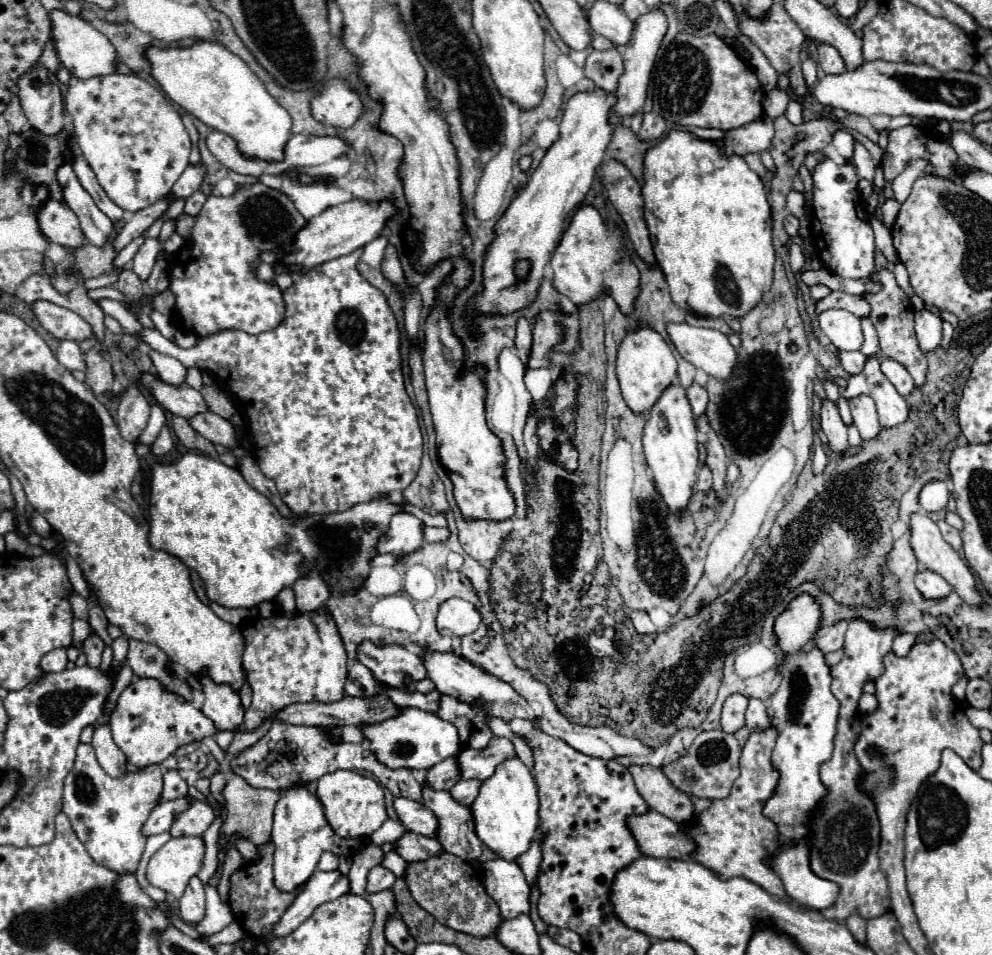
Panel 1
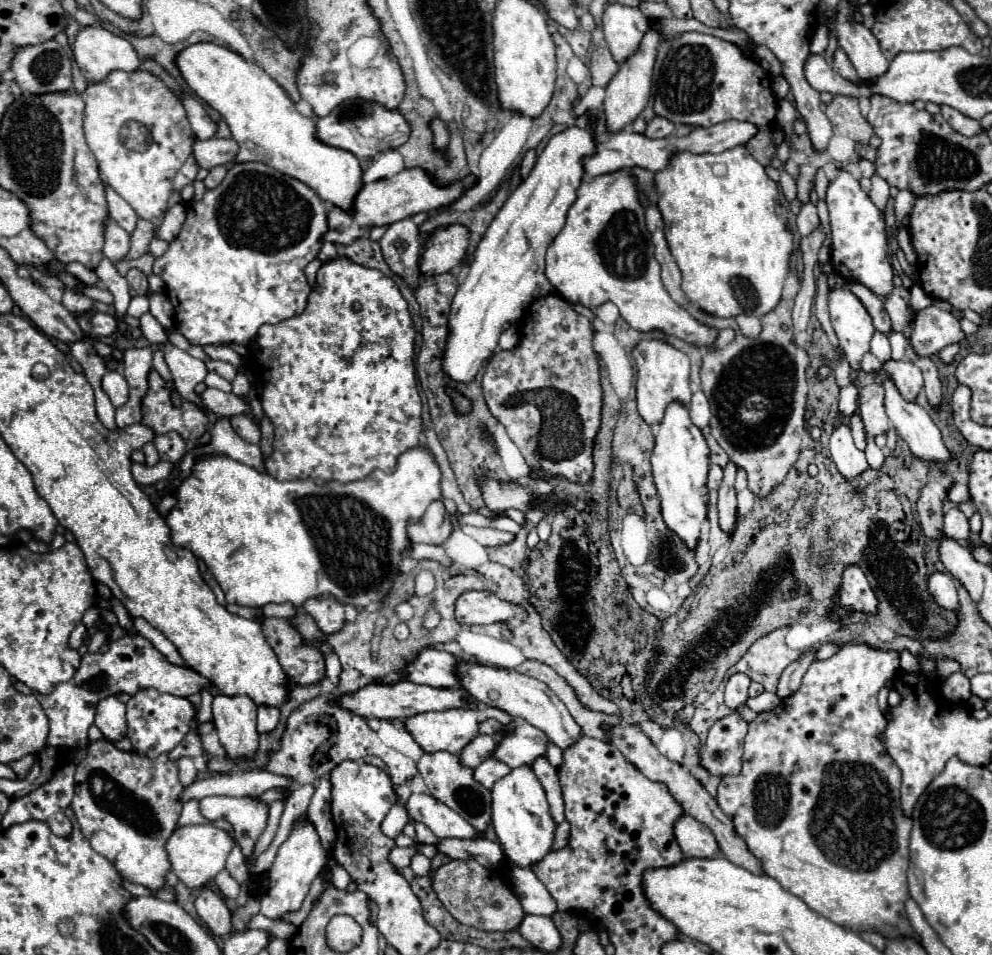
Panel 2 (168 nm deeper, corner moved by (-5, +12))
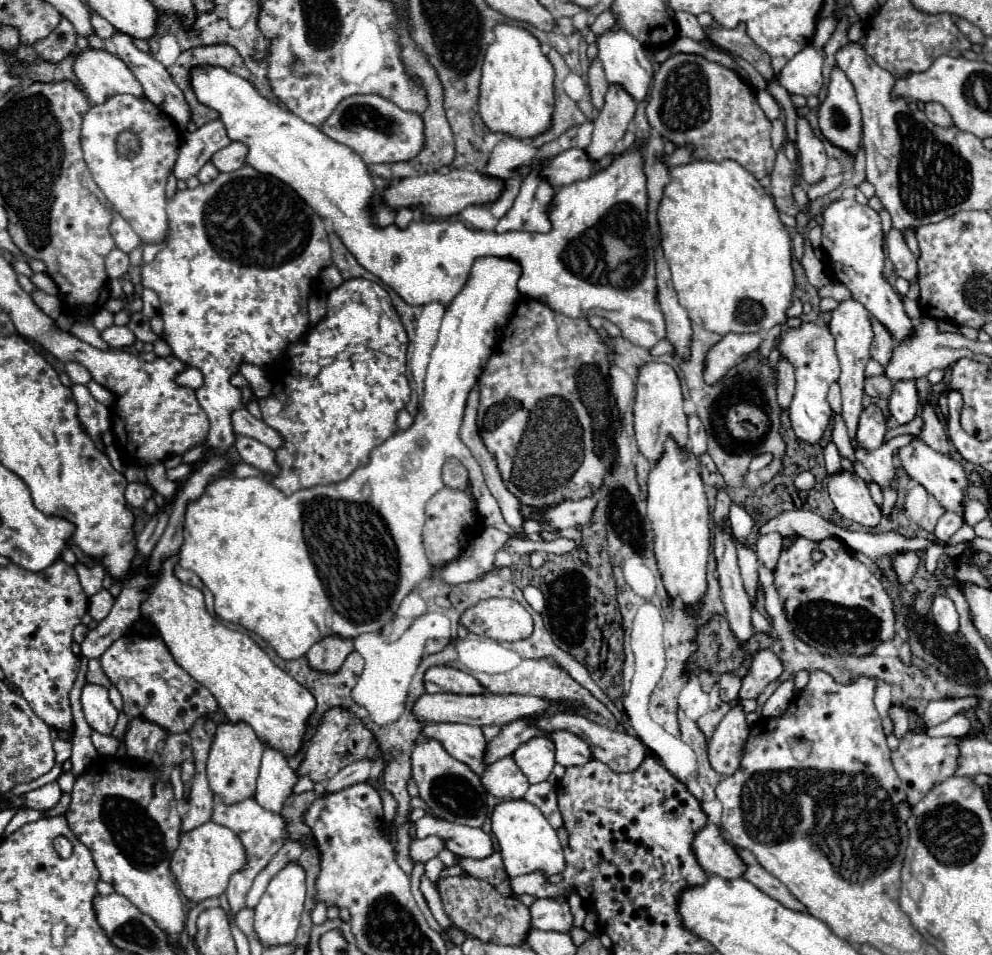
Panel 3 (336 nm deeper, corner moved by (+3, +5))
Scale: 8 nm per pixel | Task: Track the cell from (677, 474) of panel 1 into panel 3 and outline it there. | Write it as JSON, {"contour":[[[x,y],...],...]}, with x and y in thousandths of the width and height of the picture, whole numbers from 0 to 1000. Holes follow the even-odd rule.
{"contour":[[[672,458],[668,474],[652,499],[652,541],[660,558],[662,592],[674,623],[693,636],[703,636],[705,625],[713,619],[711,600],[717,579],[715,529],[703,489],[705,481],[693,468],[682,466],[678,458]]]}

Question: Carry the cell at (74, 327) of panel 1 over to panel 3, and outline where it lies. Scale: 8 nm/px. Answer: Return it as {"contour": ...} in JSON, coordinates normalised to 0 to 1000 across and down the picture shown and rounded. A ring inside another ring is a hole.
{"contour":[[[112,340],[106,347],[102,347],[102,355],[112,363],[112,365],[122,365],[128,363],[136,357],[136,351],[130,347],[130,342],[118,342]]]}

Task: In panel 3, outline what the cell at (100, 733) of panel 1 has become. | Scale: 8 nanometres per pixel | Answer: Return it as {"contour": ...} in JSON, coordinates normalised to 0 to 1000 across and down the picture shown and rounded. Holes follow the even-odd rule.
{"contour":[[[88,715],[84,719],[82,740],[84,740],[86,753],[92,759],[92,763],[96,763],[96,765],[100,765],[104,770],[112,770],[112,765],[114,765],[114,761],[118,757],[118,747],[120,745],[112,738],[106,719]]]}

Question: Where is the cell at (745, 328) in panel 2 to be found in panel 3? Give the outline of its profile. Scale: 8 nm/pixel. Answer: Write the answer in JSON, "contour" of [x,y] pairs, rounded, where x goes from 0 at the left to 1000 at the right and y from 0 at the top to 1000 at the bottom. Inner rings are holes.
{"contour":[[[735,349],[721,363],[715,365],[711,376],[711,399],[725,399],[737,384],[747,380],[755,370],[767,361],[765,349]]]}

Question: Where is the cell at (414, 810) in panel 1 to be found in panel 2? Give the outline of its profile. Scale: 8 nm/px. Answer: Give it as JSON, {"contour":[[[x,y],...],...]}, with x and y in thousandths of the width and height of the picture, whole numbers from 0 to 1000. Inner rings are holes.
{"contour":[[[414,831],[408,846],[418,861],[426,861],[443,877],[477,880],[487,875],[487,871],[479,869],[469,857],[465,857],[447,840],[441,840],[434,831]]]}

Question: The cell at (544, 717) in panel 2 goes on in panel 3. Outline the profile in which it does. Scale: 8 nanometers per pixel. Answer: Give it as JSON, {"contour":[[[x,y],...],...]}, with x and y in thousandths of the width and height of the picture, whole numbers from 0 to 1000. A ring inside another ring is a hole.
{"contour":[[[566,763],[566,768],[553,768],[553,774],[559,780],[559,797],[568,803],[588,801],[598,793],[594,780],[586,772],[578,772],[578,768]]]}

